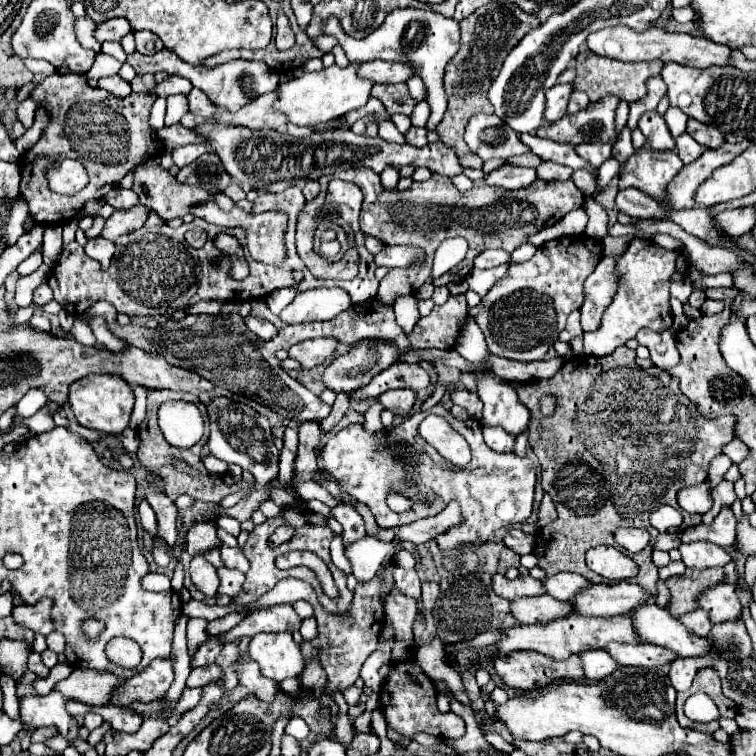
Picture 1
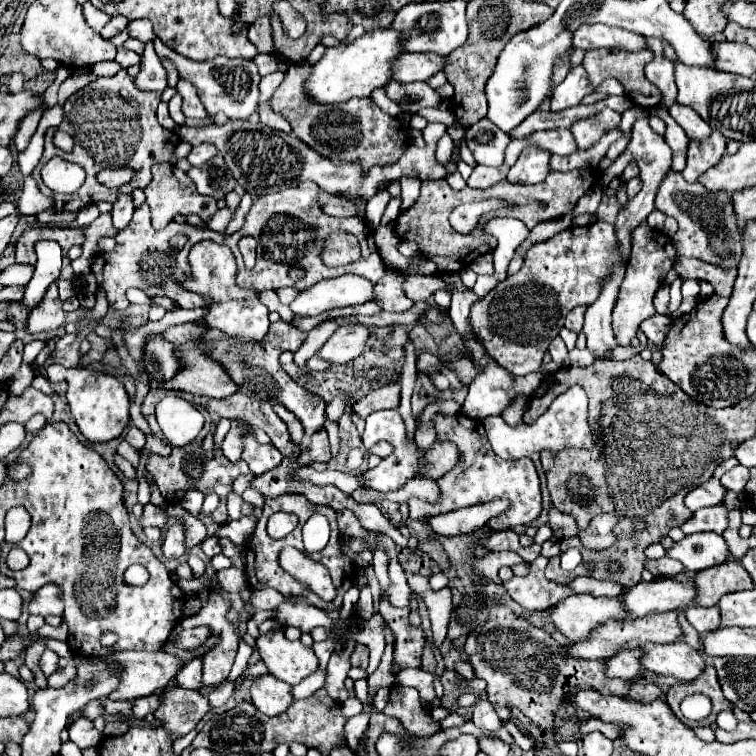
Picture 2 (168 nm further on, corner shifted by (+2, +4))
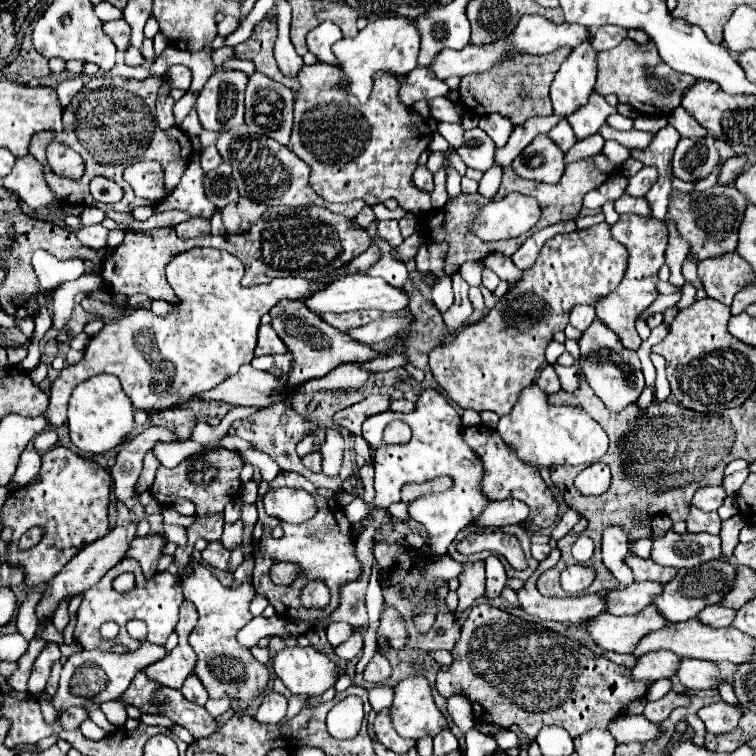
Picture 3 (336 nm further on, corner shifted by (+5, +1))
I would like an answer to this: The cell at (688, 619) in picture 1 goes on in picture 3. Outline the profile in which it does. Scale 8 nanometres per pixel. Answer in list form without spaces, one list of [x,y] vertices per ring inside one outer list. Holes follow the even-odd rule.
[[[715,604],[715,606],[703,608],[695,618],[701,620],[701,624],[705,624],[705,626],[725,628],[725,626],[729,626],[733,622],[733,616],[735,616],[733,608],[723,608],[723,606]]]

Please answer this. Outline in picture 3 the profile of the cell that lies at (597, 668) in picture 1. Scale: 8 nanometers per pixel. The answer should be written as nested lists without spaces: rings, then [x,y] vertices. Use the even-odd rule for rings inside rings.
[[[657,650],[639,656],[637,664],[631,668],[633,680],[661,680],[661,678],[673,678],[677,672],[679,656],[669,650]]]

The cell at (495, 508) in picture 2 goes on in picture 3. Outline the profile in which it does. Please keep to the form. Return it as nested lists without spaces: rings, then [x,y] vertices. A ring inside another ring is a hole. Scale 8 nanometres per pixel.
[[[501,500],[491,502],[485,512],[477,520],[473,520],[479,526],[507,526],[507,524],[521,524],[529,514],[529,508],[521,500]]]

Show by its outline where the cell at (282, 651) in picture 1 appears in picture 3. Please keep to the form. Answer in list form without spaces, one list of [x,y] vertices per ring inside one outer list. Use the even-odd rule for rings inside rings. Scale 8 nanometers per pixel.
[[[313,646],[285,648],[271,658],[273,672],[293,694],[319,696],[337,682],[337,666]]]

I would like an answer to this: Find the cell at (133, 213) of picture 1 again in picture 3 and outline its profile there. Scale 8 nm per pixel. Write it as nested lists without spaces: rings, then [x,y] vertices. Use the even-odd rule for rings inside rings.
[[[95,224],[95,226],[87,226],[87,228],[79,228],[75,234],[81,240],[83,246],[89,246],[93,250],[101,250],[107,246],[107,228],[103,228],[103,224]]]

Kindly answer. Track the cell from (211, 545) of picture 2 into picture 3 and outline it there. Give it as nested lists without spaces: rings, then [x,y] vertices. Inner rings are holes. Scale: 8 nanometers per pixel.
[[[209,542],[209,546],[201,552],[203,560],[213,566],[213,568],[219,568],[219,570],[227,570],[227,562],[229,562],[229,550],[225,550],[221,546],[221,542]]]

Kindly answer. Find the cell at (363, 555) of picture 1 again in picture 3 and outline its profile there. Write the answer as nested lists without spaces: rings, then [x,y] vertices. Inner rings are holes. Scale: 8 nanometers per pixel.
[[[353,628],[353,634],[349,636],[347,642],[343,642],[341,646],[335,648],[335,654],[345,658],[345,660],[353,660],[363,648],[363,636],[361,636],[361,630],[359,628]]]

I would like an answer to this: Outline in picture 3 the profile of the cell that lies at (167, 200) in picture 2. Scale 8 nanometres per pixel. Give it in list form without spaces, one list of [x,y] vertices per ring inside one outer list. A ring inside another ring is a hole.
[[[137,162],[125,168],[123,178],[131,184],[133,192],[137,196],[143,196],[145,200],[151,202],[165,202],[167,192],[163,186],[165,180],[165,172],[157,162]]]

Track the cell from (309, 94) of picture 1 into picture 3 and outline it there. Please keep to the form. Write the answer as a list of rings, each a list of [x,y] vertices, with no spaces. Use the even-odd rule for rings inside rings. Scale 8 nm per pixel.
[[[401,16],[379,18],[367,24],[355,38],[341,38],[333,44],[333,54],[339,60],[339,68],[343,72],[345,84],[341,86],[345,92],[365,102],[373,88],[373,76],[377,72],[387,72],[393,76],[409,74],[417,66],[417,52],[419,52],[419,34],[415,30],[413,20]]]

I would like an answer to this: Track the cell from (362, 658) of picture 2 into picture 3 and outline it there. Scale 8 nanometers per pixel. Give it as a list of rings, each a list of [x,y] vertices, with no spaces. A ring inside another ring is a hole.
[[[375,652],[375,656],[369,660],[369,664],[363,670],[363,678],[369,684],[381,684],[389,678],[389,674],[391,674],[391,664],[379,652]]]

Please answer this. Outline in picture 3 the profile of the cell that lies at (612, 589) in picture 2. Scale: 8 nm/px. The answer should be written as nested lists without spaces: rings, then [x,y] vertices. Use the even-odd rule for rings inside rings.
[[[635,582],[631,586],[621,586],[617,590],[607,592],[605,606],[609,614],[633,614],[651,604],[651,598],[661,594],[661,584],[657,582]]]

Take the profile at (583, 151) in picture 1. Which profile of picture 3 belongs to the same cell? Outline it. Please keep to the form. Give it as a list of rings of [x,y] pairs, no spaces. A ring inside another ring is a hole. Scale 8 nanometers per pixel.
[[[593,92],[591,98],[589,98],[589,102],[581,110],[573,112],[571,116],[567,116],[567,120],[569,120],[569,124],[571,124],[571,128],[573,128],[575,136],[577,136],[577,140],[583,140],[587,136],[597,134],[599,128],[605,124],[607,116],[611,116],[615,112],[617,112],[615,106],[607,104],[607,100],[603,96],[599,96],[599,94]]]

